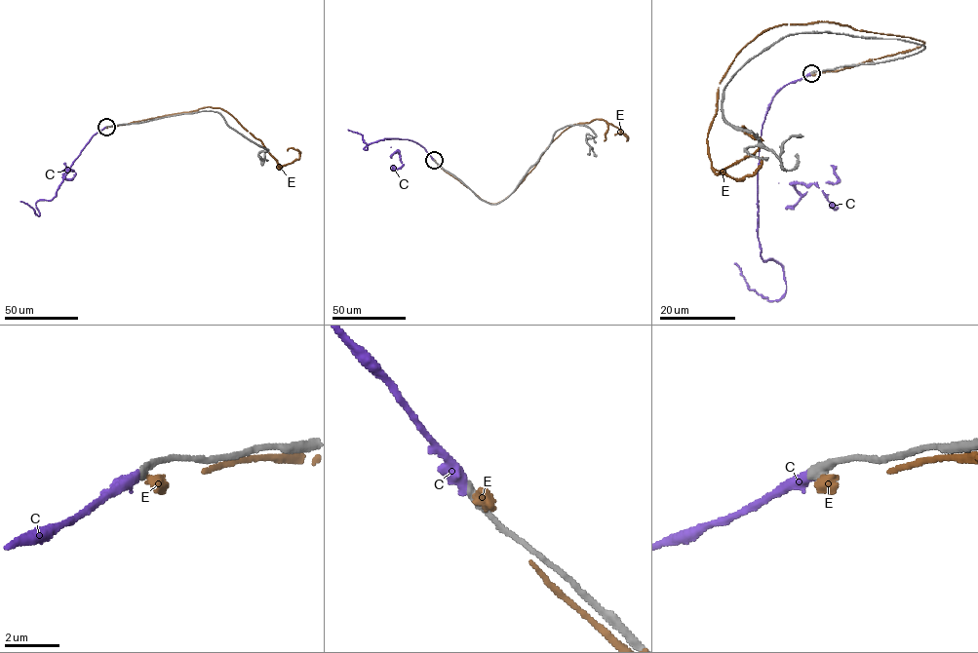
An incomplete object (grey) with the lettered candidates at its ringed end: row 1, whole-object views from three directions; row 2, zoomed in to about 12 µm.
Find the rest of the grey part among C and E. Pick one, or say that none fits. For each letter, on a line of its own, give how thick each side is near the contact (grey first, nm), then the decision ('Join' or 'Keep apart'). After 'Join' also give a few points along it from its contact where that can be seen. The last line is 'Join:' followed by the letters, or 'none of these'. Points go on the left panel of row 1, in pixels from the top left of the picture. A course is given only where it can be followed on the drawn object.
C: Thickness 340 nm (grey) against 480 nm. Join. Its course: (105, 127), (93, 135), (75, 159), (56, 196), (36, 203), (39, 215), (20, 201)
E: Thickness 360 nm (grey) against 420 nm. Keep apart
Join: C

